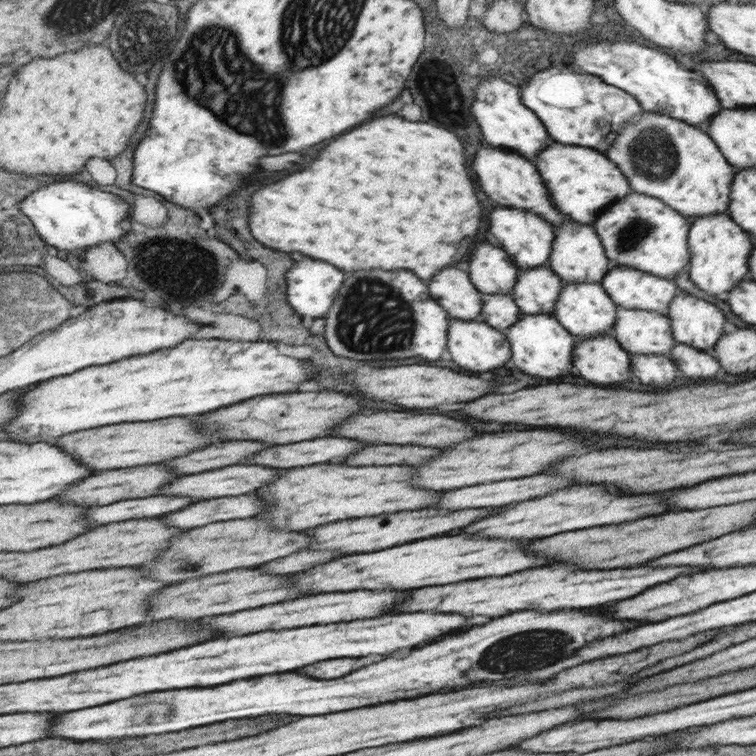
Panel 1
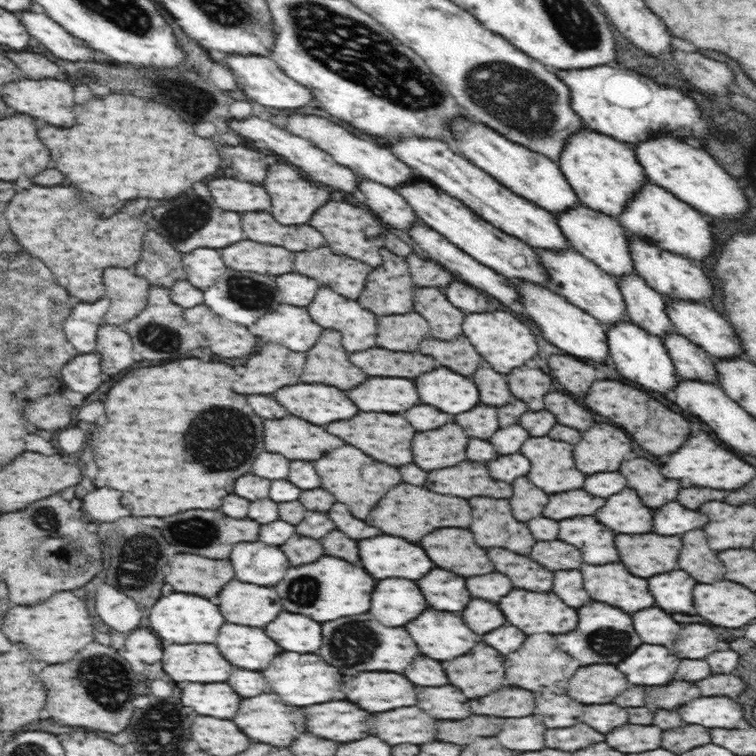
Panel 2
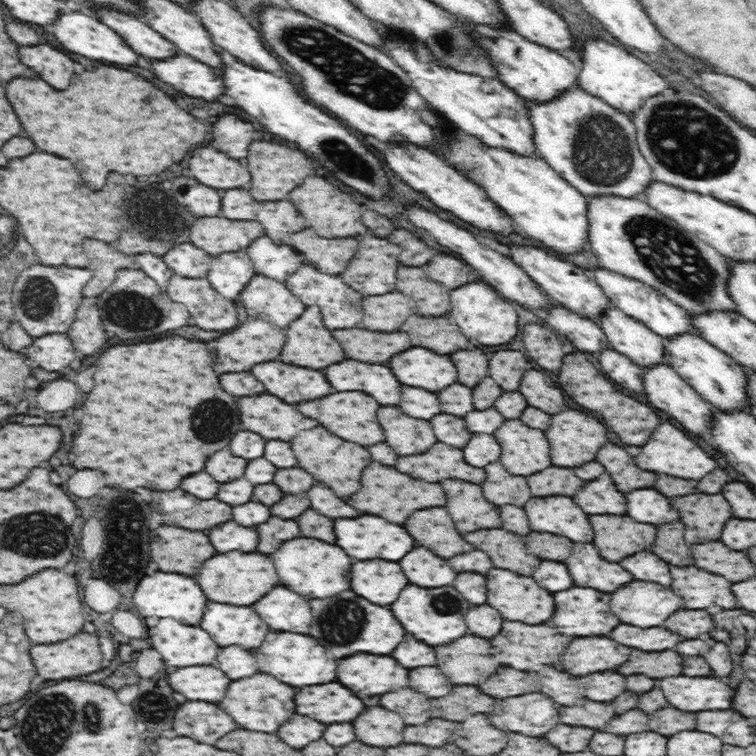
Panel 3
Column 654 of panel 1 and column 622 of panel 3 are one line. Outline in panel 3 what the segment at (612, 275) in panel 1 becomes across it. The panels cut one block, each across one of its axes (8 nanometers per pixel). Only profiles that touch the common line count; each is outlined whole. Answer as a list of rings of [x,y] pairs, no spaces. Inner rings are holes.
[[[608,269],[594,270],[592,277],[606,298],[610,299],[612,305],[618,307],[624,314],[639,320],[661,337],[678,336],[679,333],[684,332],[698,334],[690,324],[690,313],[650,285],[639,280],[632,280],[630,277],[622,276],[621,273]]]

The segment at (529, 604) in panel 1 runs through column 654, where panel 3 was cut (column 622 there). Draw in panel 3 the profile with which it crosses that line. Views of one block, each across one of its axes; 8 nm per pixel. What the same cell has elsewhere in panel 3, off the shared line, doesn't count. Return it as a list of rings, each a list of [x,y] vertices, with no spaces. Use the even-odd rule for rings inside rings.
[[[574,544],[566,566],[576,586],[596,588],[600,592],[614,592],[622,584],[634,580],[630,572],[626,572],[620,564],[610,564],[602,560],[592,544]]]

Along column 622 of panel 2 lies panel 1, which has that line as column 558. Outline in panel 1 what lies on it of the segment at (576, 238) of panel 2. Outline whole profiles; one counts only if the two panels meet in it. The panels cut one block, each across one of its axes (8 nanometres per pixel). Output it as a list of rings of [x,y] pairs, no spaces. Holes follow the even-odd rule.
[[[570,217],[565,218],[561,226],[556,226],[555,242],[548,267],[564,282],[597,282],[601,284],[609,272],[612,263],[605,252],[601,237],[593,225],[576,223]]]

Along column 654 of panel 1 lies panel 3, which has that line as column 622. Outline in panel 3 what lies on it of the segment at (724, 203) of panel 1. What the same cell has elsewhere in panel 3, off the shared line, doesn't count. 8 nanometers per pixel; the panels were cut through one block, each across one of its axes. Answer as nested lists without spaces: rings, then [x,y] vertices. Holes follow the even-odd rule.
[[[578,85],[554,100],[526,102],[526,110],[534,127],[536,154],[584,197],[642,198],[646,186],[654,181],[636,142],[632,118]]]

